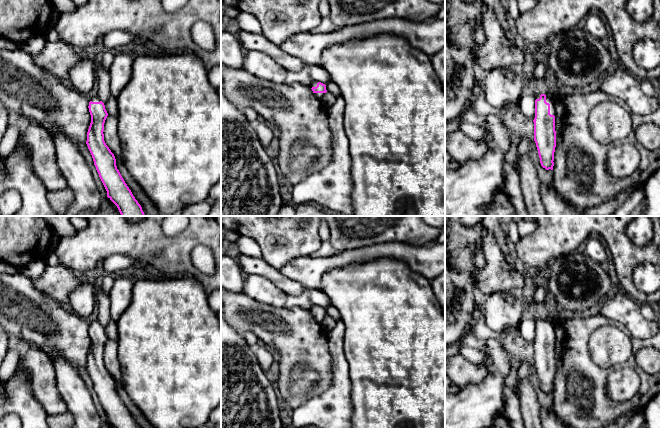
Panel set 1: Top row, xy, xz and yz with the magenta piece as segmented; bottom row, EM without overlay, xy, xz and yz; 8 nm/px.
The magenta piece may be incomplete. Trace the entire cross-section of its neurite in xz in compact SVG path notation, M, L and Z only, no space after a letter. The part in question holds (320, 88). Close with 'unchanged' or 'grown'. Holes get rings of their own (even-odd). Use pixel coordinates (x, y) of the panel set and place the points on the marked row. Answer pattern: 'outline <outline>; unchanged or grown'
outline M313 81L313 83L310 85L310 87L311 87L315 97L319 100L321 100L321 98L327 92L326 85L321 82Z; grown

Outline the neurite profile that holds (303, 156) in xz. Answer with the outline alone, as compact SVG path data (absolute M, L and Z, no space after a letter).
M297 140L289 149L288 165L291 171L308 171L320 166L318 160L321 154L316 146L308 140Z

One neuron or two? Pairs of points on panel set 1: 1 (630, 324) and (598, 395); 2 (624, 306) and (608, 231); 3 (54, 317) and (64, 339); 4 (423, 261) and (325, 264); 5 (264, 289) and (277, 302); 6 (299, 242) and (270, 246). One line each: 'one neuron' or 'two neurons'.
1: two neurons
2: two neurons
3: one neuron
4: one neuron
5: one neuron
6: one neuron

